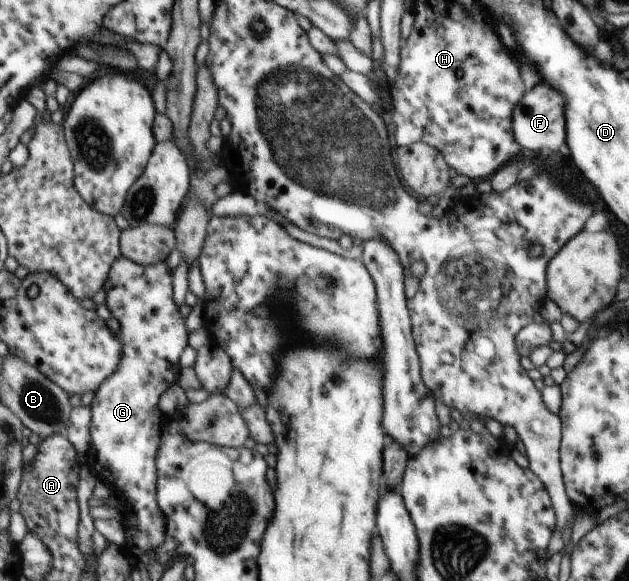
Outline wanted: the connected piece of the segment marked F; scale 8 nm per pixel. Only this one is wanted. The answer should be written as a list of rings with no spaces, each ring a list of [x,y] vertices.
[[[538,84],[538,88],[532,88],[522,96],[521,101],[513,109],[512,132],[514,140],[522,148],[538,154],[540,152],[556,152],[564,146],[564,116],[562,116],[562,96],[554,92],[548,84]]]

